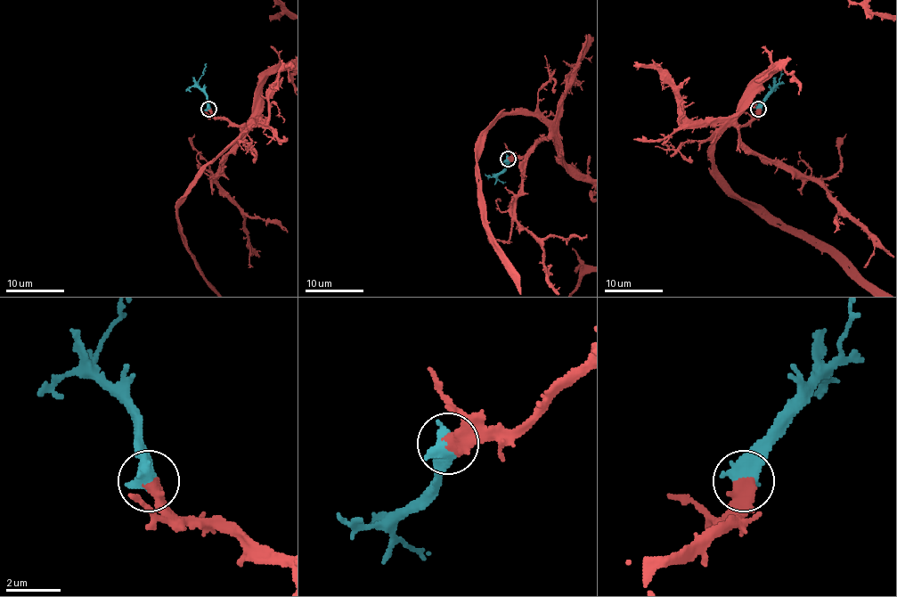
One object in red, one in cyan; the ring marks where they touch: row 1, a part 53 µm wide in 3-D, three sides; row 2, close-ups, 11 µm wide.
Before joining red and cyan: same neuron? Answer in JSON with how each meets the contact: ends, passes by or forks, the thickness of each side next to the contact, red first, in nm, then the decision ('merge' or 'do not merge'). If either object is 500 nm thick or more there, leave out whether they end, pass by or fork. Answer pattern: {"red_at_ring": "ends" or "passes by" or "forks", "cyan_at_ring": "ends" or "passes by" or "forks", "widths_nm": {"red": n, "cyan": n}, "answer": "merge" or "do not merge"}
{"widths_nm": {"red": 460, "cyan": 700}, "answer": "merge"}

